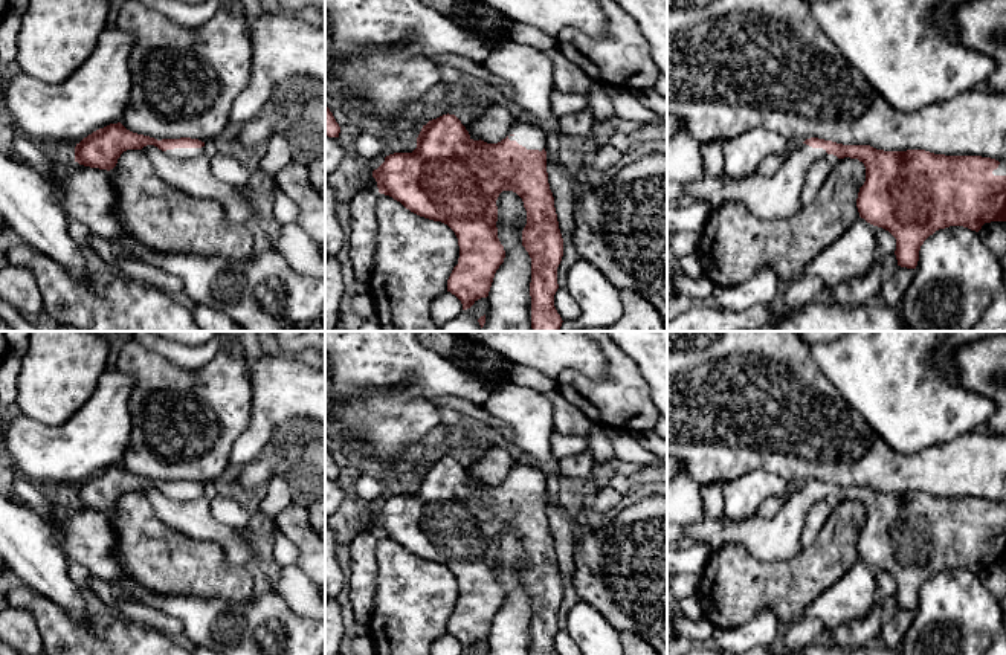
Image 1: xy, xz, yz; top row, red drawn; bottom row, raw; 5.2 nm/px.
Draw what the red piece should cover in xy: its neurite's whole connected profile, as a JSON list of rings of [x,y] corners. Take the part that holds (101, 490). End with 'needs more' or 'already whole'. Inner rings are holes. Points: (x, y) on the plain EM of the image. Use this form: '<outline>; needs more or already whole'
[[[121,464],[110,466],[84,479],[75,489],[75,504],[90,510],[113,511],[127,492],[142,492],[154,487],[176,501],[194,501],[205,496],[205,484],[191,479],[162,481],[137,476]]]; needs more

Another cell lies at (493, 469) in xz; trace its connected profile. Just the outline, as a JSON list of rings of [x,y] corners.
[[[490,446],[482,460],[472,466],[472,473],[487,486],[498,486],[507,479],[513,467],[516,453],[511,449]]]

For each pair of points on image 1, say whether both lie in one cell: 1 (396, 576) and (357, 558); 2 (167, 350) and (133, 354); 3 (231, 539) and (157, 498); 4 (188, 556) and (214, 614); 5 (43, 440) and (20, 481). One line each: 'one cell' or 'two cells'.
1: two cells
2: two cells
3: one cell
4: two cells
5: two cells

